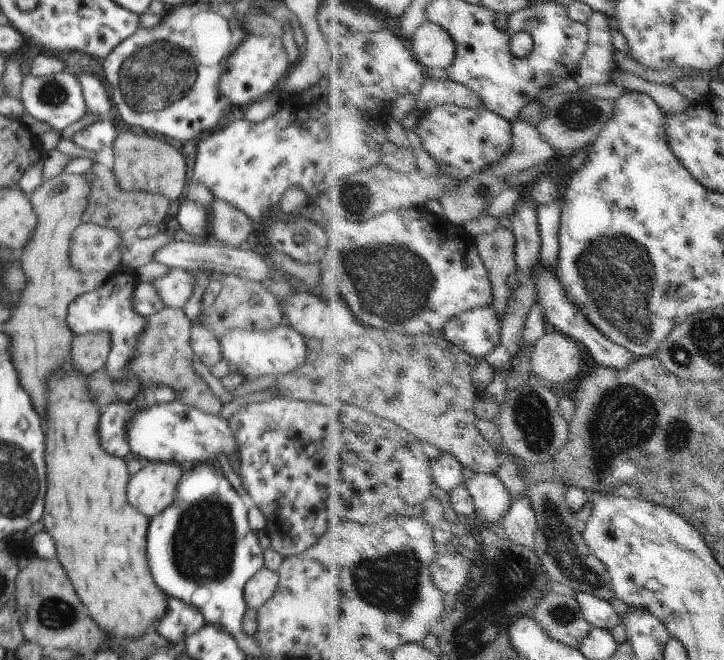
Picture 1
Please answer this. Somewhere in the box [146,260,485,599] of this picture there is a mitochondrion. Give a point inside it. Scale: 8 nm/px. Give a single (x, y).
(205, 544)

